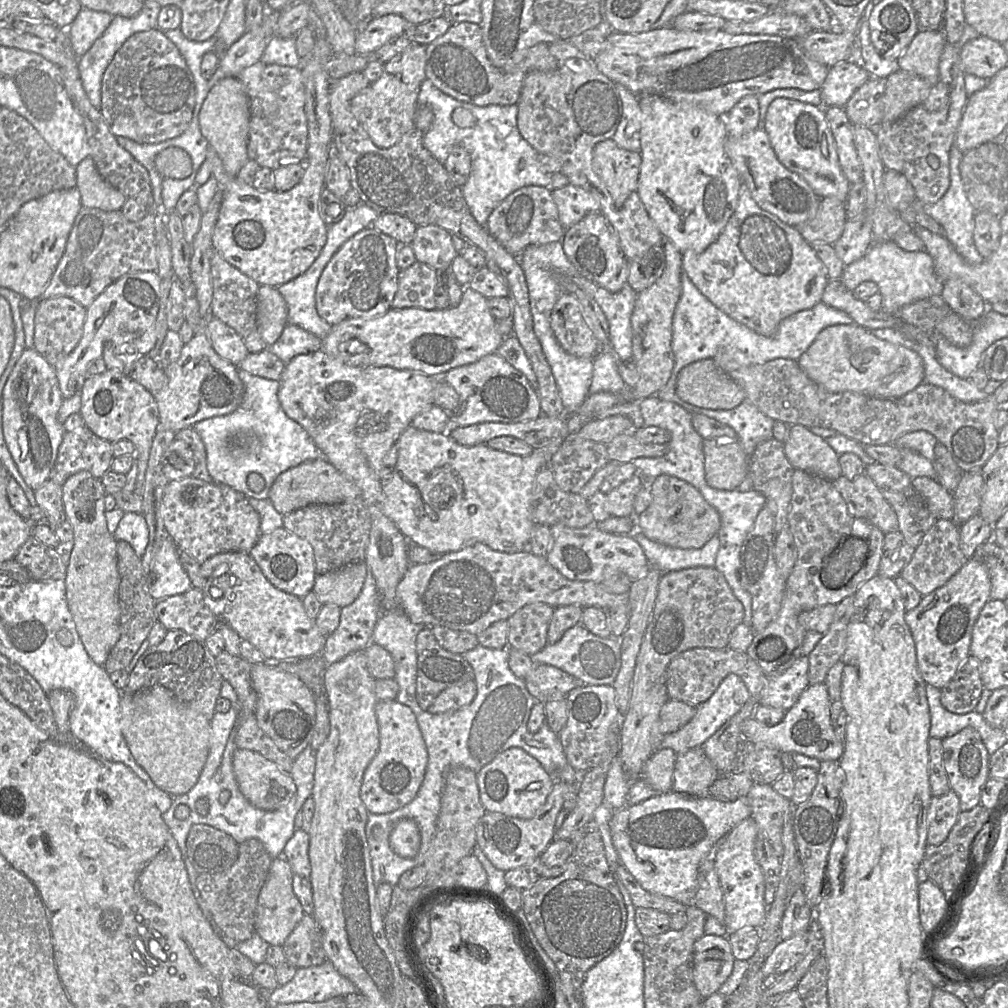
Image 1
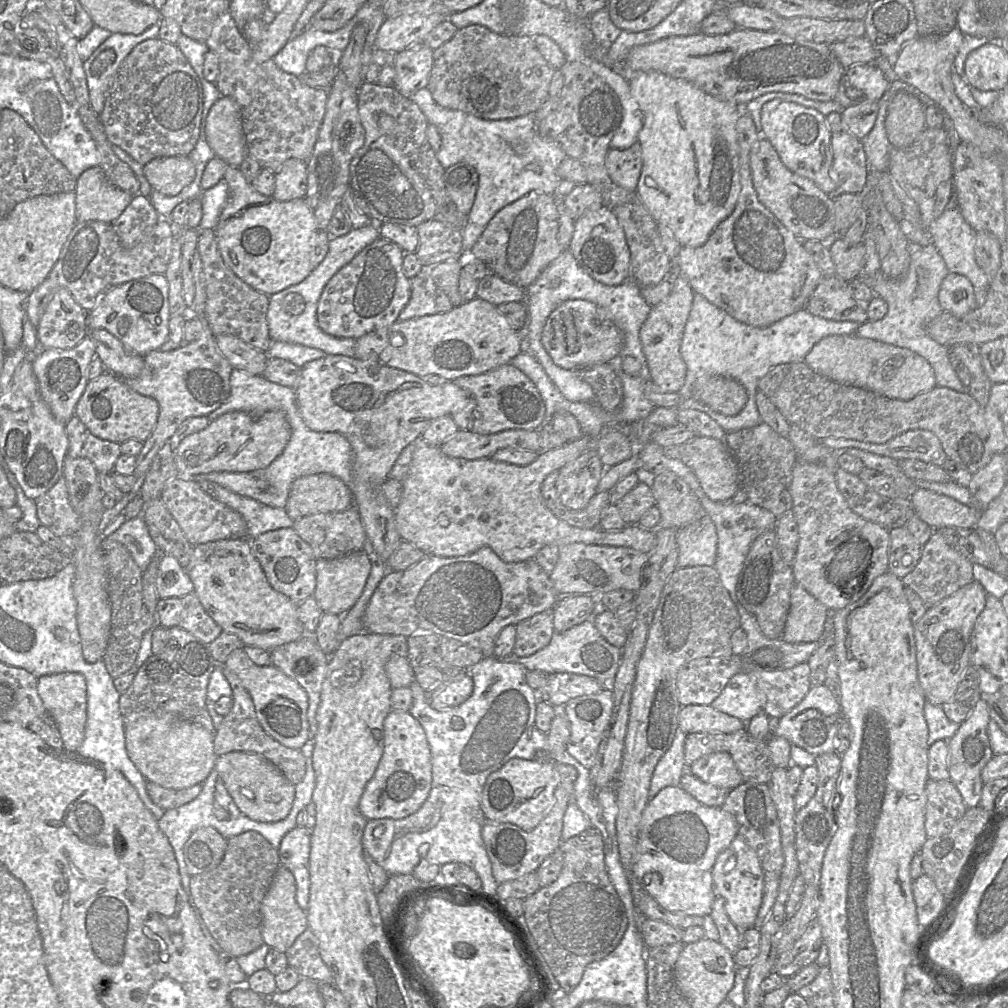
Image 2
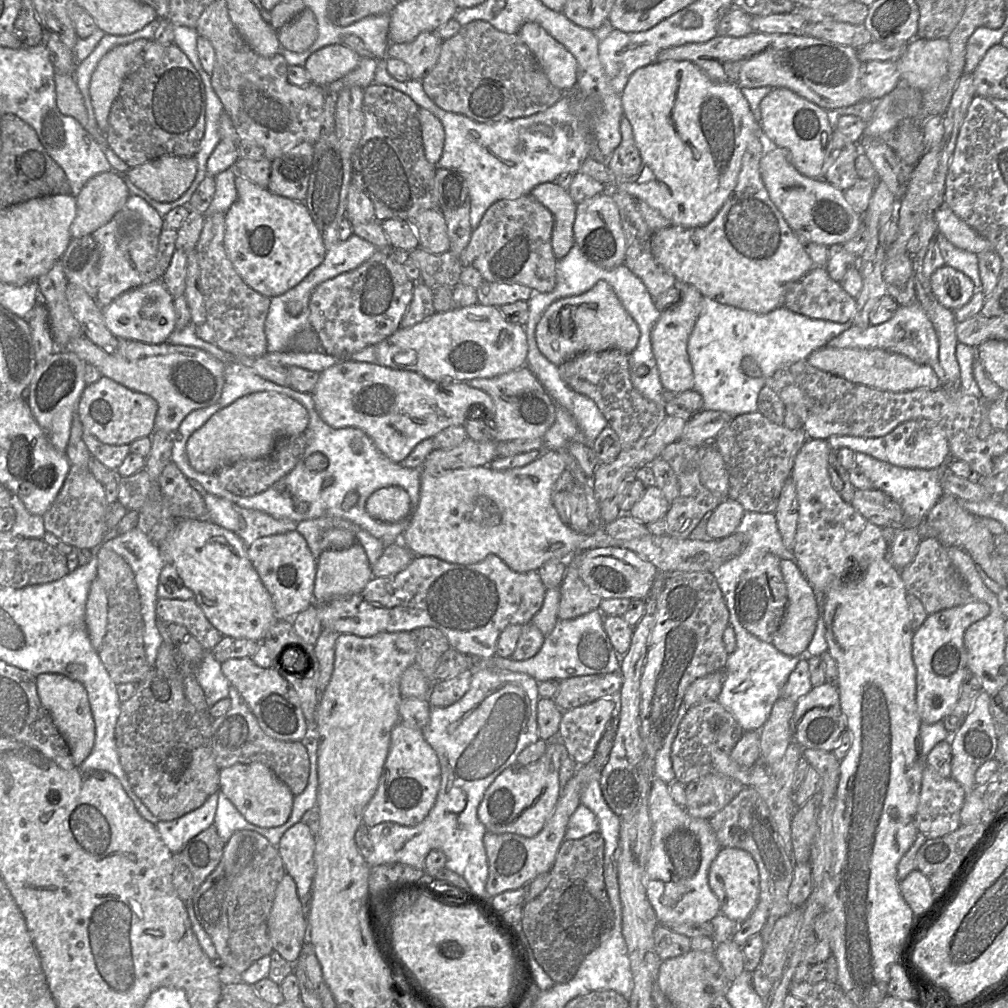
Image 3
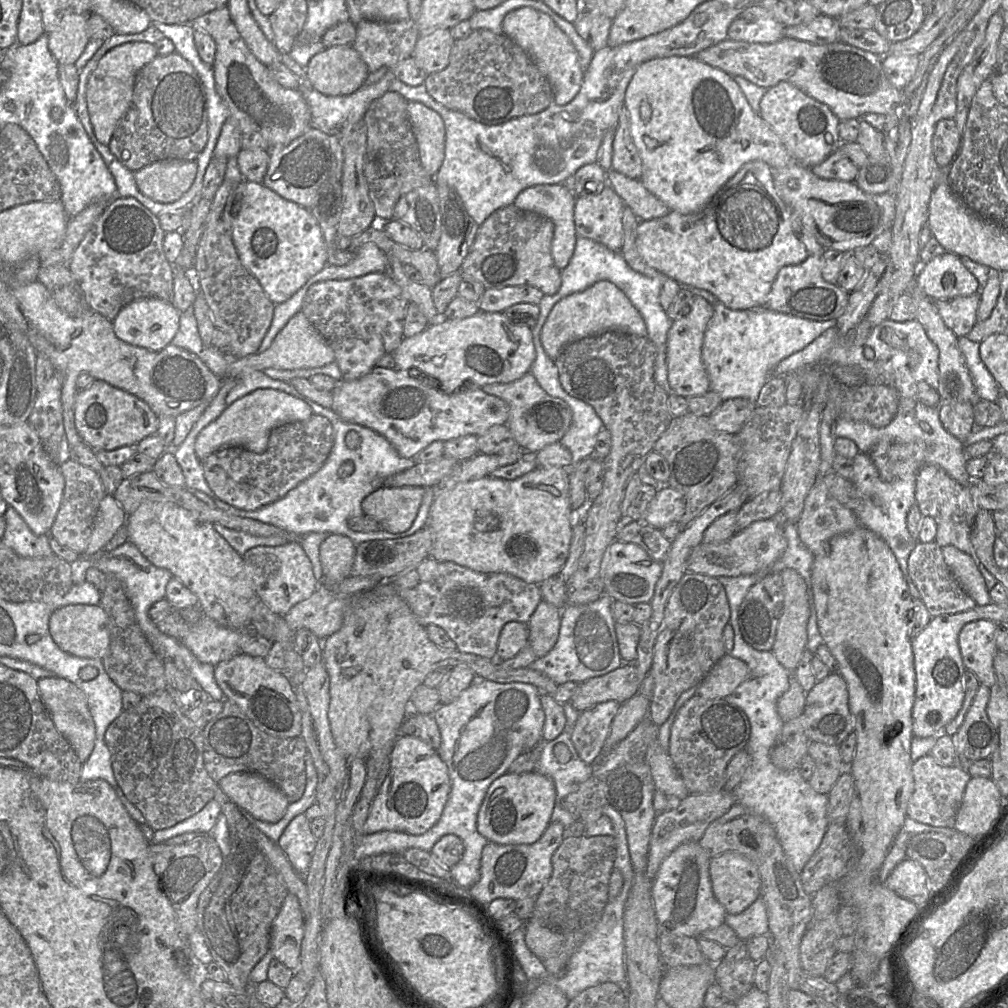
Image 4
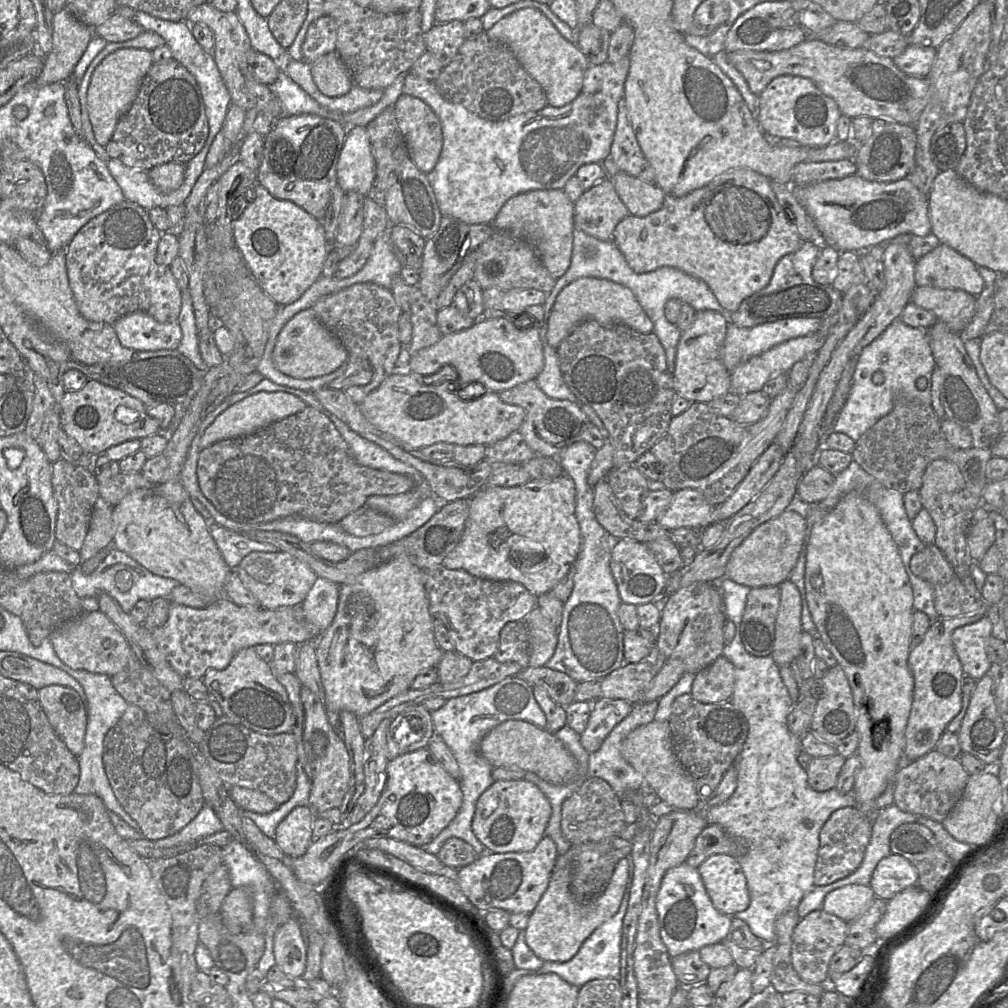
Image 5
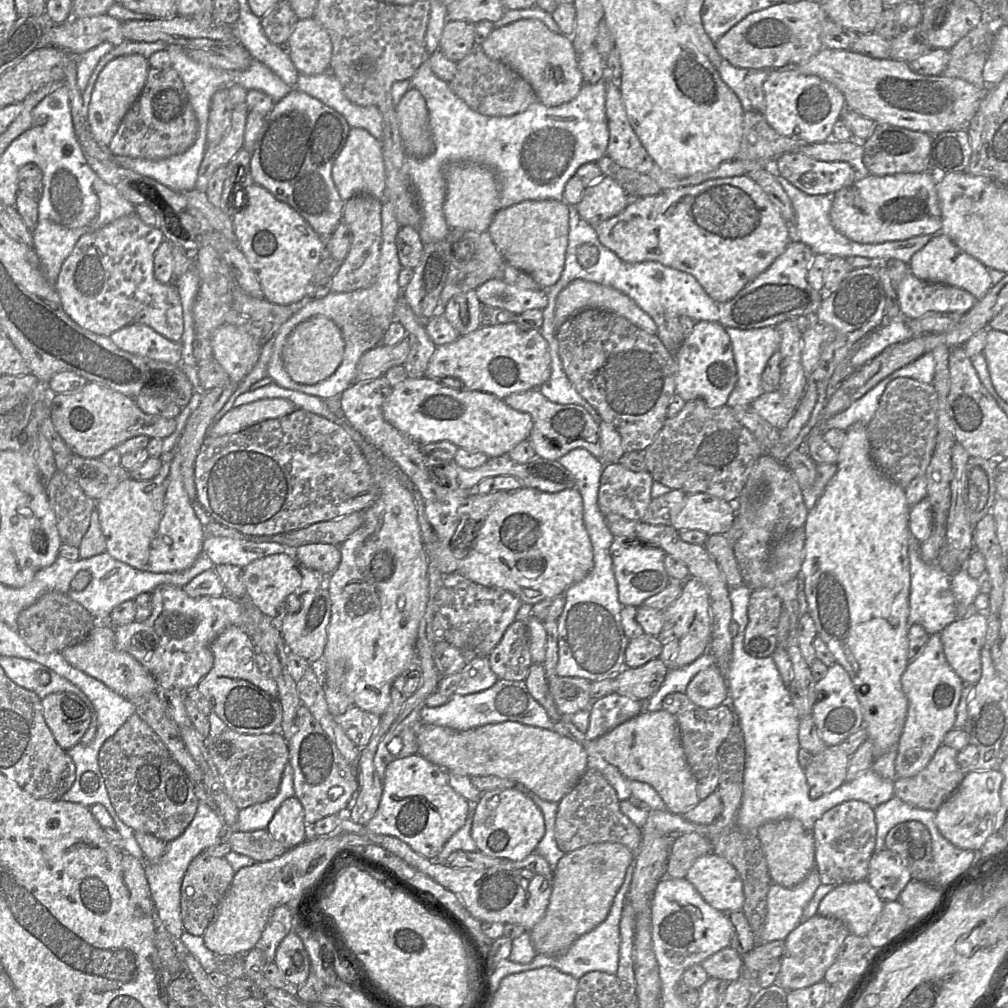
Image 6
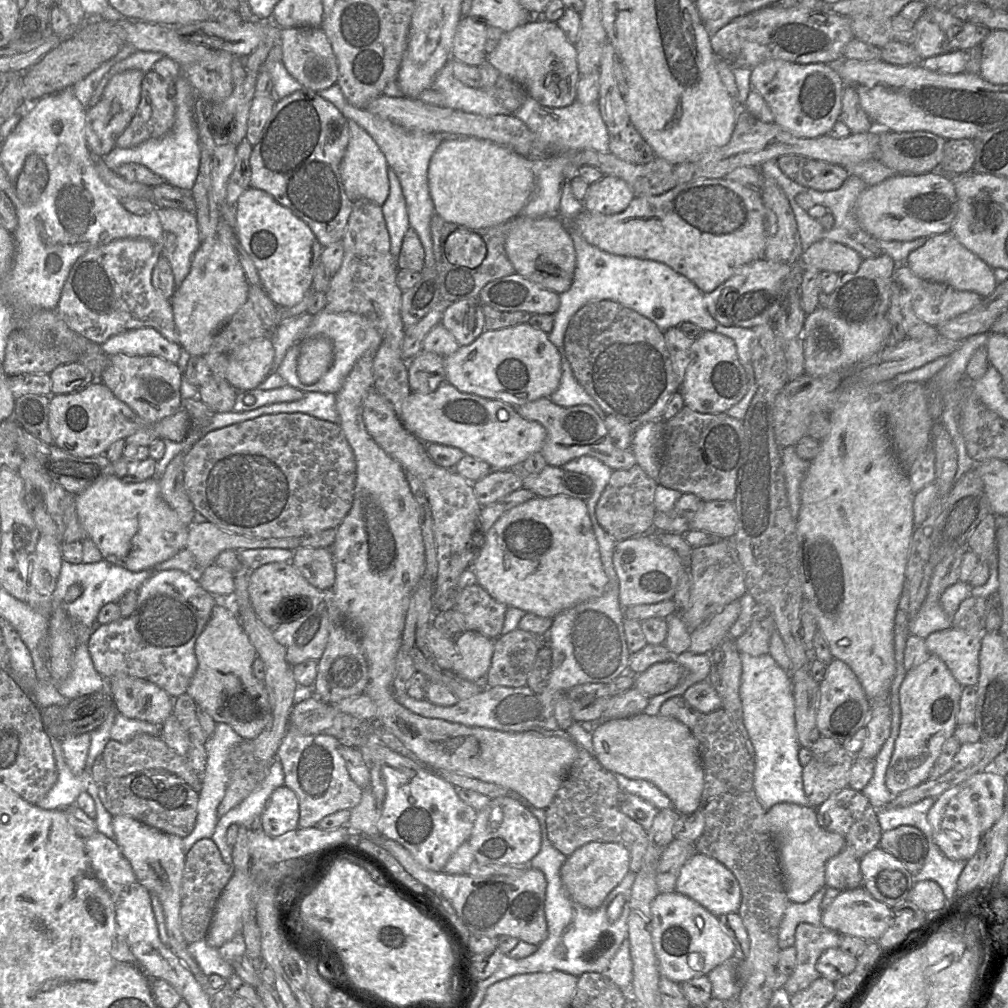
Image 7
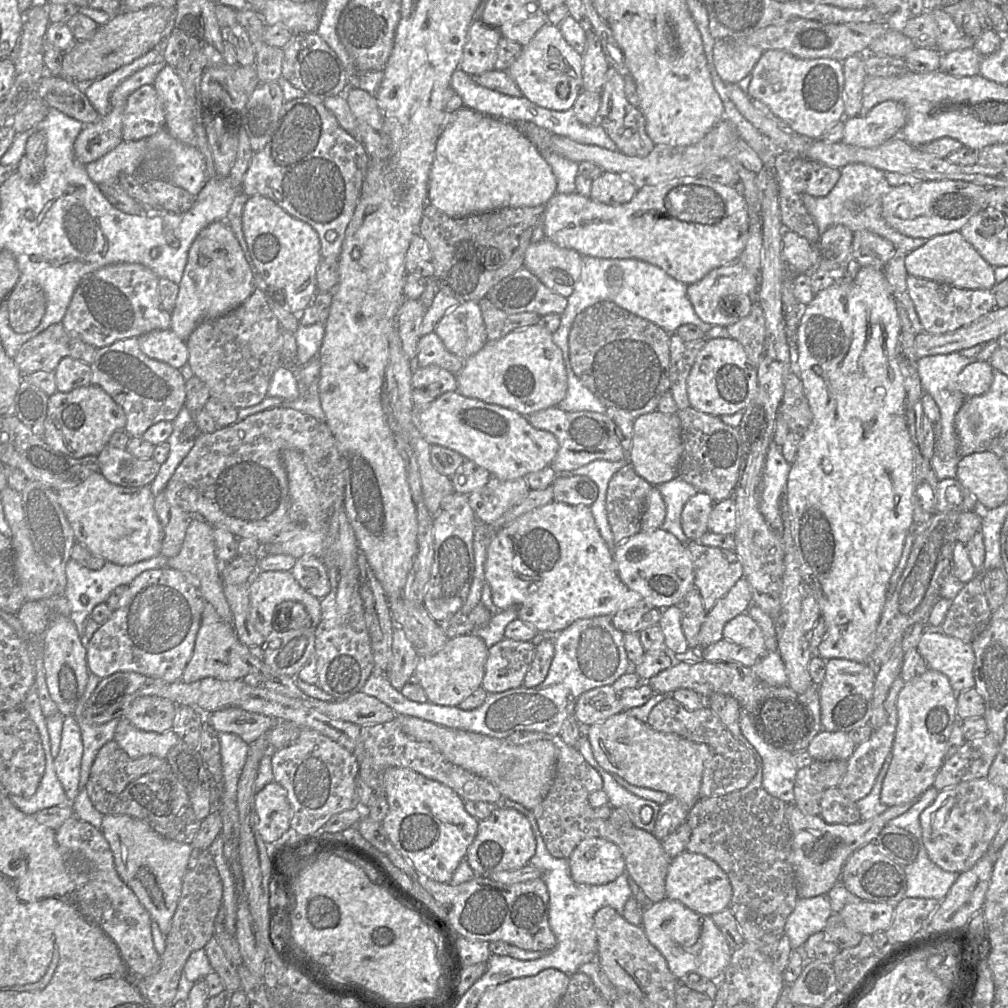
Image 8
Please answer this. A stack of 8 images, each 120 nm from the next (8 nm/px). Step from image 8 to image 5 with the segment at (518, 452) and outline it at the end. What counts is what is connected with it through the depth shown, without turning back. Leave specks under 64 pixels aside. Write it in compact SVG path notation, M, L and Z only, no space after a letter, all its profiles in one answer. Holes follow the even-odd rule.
M413 372L393 373L357 405L370 423L415 449L438 442L487 446L518 431L525 419L523 408L503 402L498 393L486 388L477 398L462 399L441 383L422 384L420 377Z

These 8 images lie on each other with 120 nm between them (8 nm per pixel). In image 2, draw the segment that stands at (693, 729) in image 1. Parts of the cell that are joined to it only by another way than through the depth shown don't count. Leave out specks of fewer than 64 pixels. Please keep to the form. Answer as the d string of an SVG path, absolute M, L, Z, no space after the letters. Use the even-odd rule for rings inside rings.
M742 671L730 678L711 706L747 723L763 712L763 695L757 687L755 678Z

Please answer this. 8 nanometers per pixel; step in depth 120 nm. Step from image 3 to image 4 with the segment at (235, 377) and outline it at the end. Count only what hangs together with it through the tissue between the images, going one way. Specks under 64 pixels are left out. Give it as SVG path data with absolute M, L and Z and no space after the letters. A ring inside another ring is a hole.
M254 371L247 375L240 376L237 385L228 393L225 399L226 405L230 406L245 395L263 388L283 391L308 404L313 414L326 417L331 422L334 430L332 449L324 464L317 472L299 483L279 500L254 511L246 511L235 507L232 513L216 505L219 509L237 517L252 519L282 528L298 536L310 532L343 535L351 539L357 546L367 541L397 539L410 536L426 525L430 507L437 493L437 490L434 488L426 488L417 516L408 530L401 533L390 533L382 529L375 532L357 532L352 530L348 525L348 521L351 518L364 515L361 507L364 498L383 487L386 478L412 468L417 463L412 458L400 456L386 438L373 430L342 420L331 409L324 408L300 394L290 383L272 379L261 371ZM349 432L355 432L359 435L359 445L355 449L350 449L345 444L345 437ZM345 461L352 461L354 463L354 471L350 476L340 478L337 472L340 465ZM319 514L323 514L325 519L320 520L318 518Z

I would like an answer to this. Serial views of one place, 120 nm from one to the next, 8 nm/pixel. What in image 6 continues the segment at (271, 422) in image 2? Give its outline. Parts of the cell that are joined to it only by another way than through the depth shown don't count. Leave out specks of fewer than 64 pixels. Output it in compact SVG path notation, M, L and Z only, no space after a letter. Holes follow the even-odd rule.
M267 398L232 408L214 425L212 436L238 433L268 419L279 418L297 410L292 402L283 398Z

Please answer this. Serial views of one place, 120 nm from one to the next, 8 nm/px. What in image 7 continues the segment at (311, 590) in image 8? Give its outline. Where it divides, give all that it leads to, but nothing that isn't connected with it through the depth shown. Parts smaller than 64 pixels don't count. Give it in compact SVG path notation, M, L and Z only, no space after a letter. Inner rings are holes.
M297 548L290 561L315 588L330 590L335 582L335 564L329 548Z

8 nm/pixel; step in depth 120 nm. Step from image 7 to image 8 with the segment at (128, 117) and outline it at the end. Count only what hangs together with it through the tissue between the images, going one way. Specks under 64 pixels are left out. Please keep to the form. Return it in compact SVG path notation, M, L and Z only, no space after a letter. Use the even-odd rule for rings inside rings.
M112 108L93 123L84 124L74 142L78 161L88 164L110 152L122 141L123 108Z

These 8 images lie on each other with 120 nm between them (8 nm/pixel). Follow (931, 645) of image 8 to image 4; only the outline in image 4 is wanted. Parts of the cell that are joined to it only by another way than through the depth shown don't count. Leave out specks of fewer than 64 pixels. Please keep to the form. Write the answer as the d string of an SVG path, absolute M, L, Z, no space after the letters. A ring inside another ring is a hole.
M991 620L967 623L960 631L958 644L966 670L972 671L981 684L992 687L996 683L993 659L998 651L996 629Z

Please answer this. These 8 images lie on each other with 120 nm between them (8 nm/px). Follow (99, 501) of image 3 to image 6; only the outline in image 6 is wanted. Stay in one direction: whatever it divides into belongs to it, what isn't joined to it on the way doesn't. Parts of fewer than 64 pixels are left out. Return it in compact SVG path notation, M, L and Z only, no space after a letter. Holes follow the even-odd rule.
M56 471L46 486L63 544L79 548L86 534L96 501L88 497L79 484Z

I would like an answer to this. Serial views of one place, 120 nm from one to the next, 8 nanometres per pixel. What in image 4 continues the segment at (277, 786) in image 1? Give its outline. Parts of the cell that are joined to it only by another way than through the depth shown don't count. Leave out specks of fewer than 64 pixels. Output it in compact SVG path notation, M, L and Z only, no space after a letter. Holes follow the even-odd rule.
M231 773L222 778L218 786L240 810L264 822L281 820L290 804L274 783L258 773Z

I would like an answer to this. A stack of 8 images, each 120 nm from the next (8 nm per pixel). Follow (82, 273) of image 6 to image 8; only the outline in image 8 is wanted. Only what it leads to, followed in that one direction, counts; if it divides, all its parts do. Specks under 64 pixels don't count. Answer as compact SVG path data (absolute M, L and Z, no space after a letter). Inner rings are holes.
M122 262L103 266L81 278L61 323L72 337L96 348L154 330L170 329L171 313L161 306L158 280L142 264Z

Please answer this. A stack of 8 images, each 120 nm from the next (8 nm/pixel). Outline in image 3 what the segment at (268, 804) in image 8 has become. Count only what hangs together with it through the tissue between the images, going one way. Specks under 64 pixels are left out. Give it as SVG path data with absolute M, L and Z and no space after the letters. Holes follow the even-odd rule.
M299 821L282 835L277 848L286 873L294 879L304 908L310 898L315 874L315 836L307 824Z

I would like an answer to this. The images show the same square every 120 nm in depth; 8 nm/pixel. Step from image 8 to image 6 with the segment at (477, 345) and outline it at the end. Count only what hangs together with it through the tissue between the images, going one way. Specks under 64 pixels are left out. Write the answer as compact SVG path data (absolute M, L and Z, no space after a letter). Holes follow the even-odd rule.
M470 290L452 297L438 314L444 314L451 326L460 334L467 335L481 324L482 304L476 290Z

